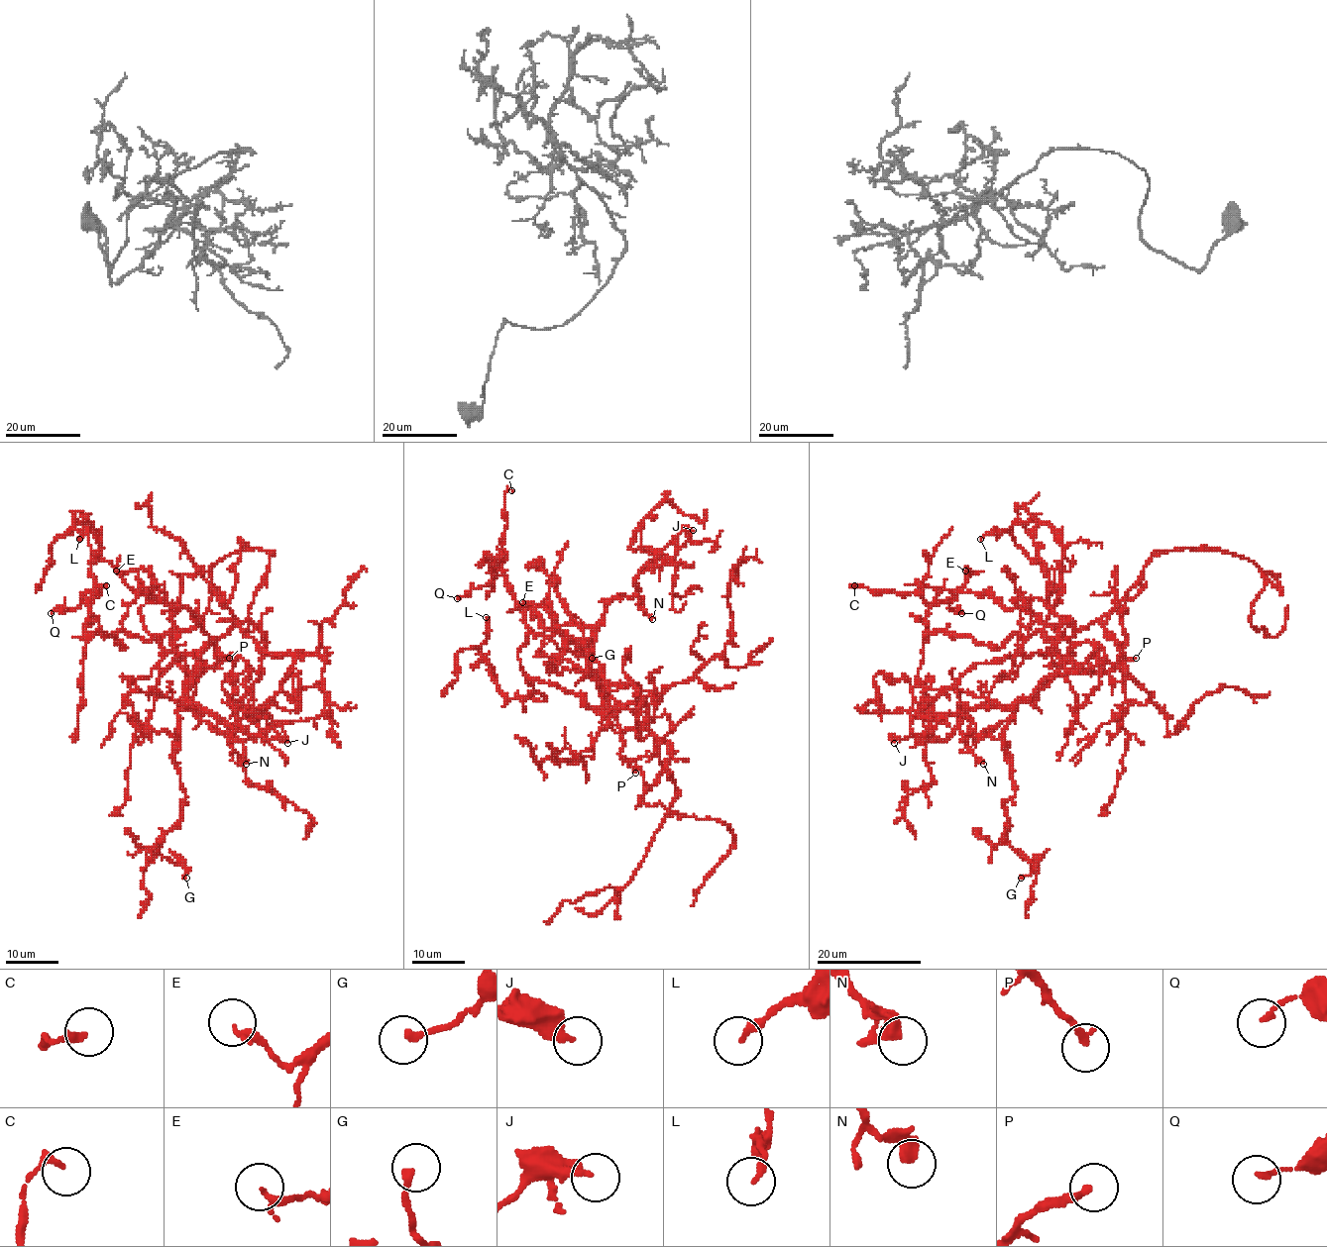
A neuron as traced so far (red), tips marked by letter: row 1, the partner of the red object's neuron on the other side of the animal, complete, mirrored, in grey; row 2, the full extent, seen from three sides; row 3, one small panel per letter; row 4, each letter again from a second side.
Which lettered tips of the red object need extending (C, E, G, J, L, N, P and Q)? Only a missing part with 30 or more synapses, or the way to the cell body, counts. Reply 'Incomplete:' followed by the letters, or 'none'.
Incomplete: P

